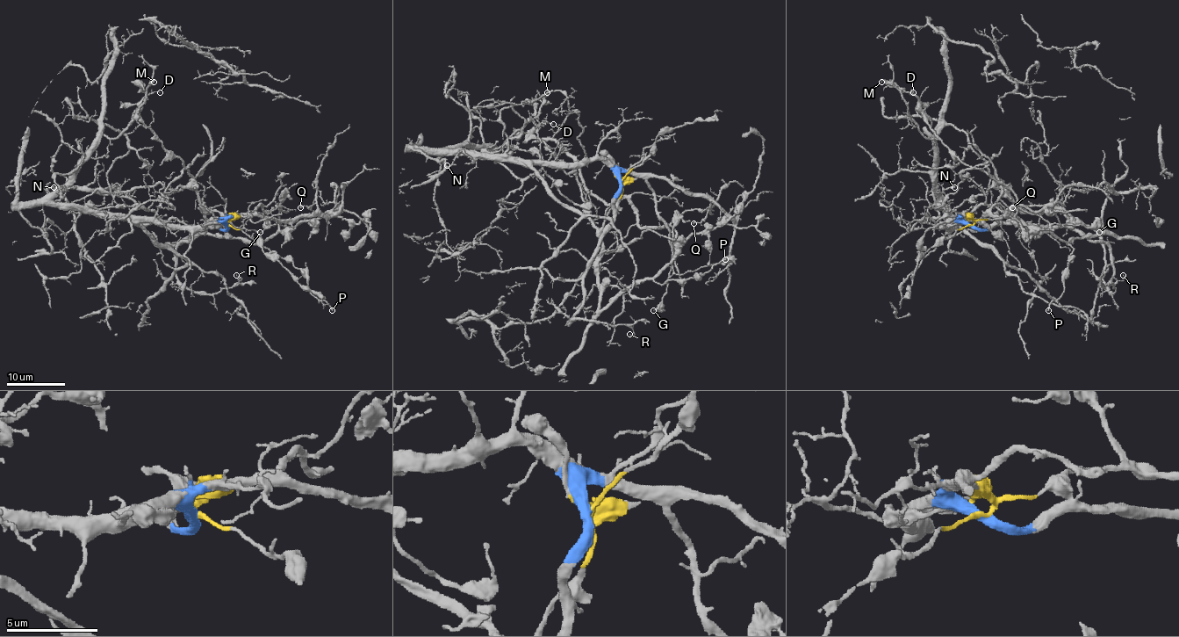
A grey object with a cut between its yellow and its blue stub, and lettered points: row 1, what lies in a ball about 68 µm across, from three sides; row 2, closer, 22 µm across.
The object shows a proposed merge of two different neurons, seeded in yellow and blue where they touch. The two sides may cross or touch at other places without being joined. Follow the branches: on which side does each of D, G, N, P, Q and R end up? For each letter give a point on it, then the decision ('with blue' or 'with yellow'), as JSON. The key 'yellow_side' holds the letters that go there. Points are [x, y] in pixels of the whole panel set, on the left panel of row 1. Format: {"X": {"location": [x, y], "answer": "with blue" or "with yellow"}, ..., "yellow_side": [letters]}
{"D": {"location": [160, 92], "answer": "with yellow"}, "G": {"location": [260, 232], "answer": "with yellow"}, "N": {"location": [53, 187], "answer": "with blue"}, "P": {"location": [332, 310], "answer": "with yellow"}, "Q": {"location": [300, 207], "answer": "with blue"}, "R": {"location": [236, 275], "answer": "with blue"}, "yellow_side": ["D", "G", "P"]}

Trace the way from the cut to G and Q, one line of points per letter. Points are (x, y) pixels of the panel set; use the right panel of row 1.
G: (971, 225), (1001, 210), (1067, 212), (1096, 234), (1067, 242), (1053, 232), (1053, 223), (1093, 227), (1099, 232)
Q: (971, 225), (960, 218), (964, 214), (968, 219), (979, 219), (1001, 200), (1012, 207)

